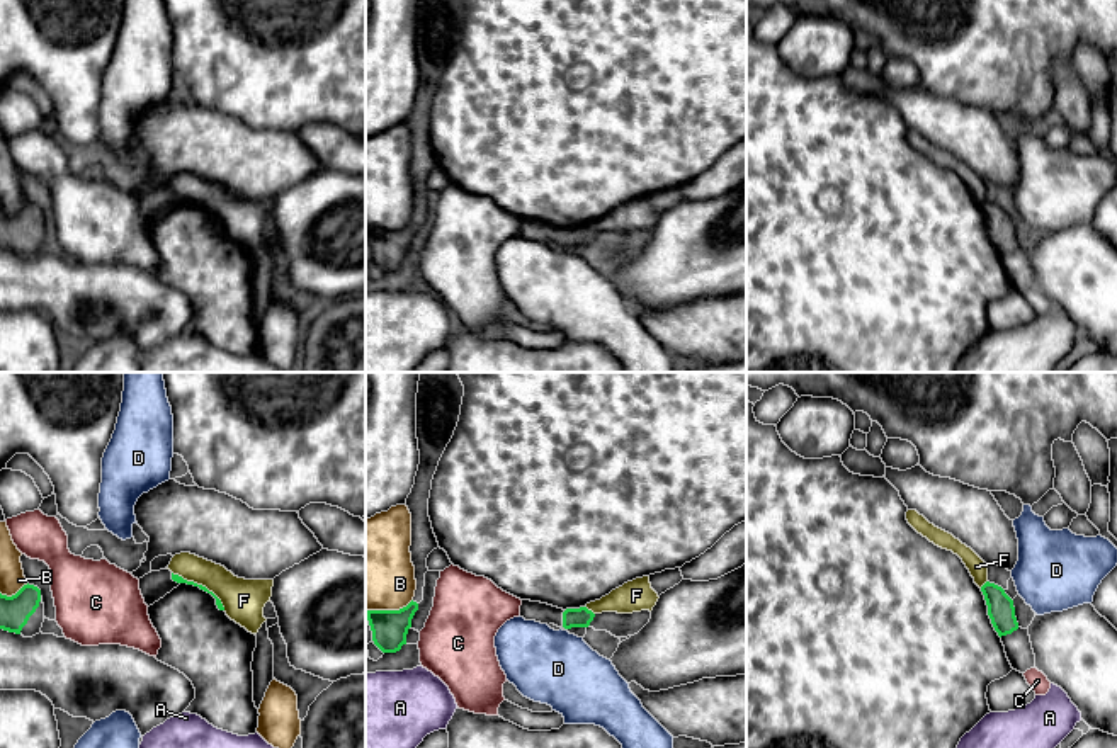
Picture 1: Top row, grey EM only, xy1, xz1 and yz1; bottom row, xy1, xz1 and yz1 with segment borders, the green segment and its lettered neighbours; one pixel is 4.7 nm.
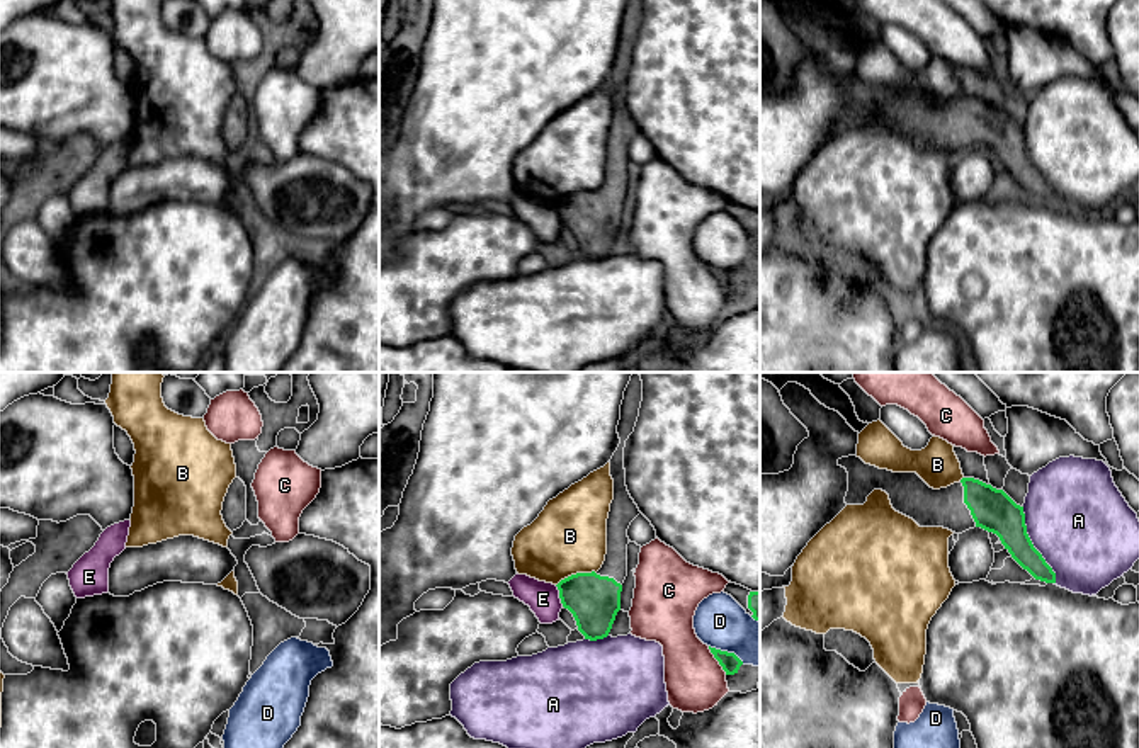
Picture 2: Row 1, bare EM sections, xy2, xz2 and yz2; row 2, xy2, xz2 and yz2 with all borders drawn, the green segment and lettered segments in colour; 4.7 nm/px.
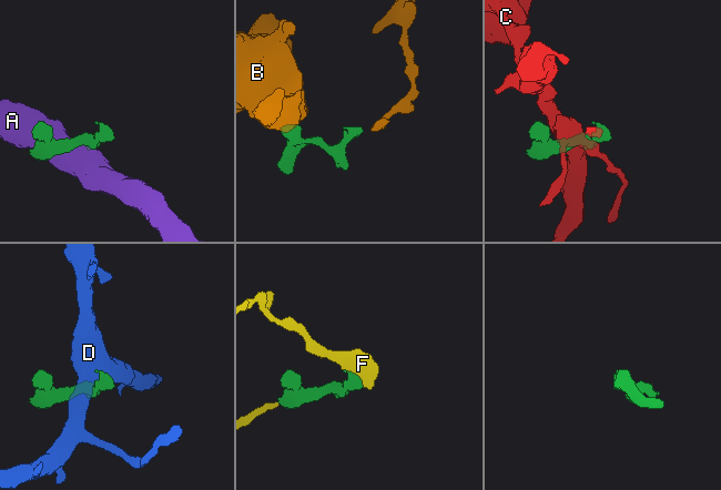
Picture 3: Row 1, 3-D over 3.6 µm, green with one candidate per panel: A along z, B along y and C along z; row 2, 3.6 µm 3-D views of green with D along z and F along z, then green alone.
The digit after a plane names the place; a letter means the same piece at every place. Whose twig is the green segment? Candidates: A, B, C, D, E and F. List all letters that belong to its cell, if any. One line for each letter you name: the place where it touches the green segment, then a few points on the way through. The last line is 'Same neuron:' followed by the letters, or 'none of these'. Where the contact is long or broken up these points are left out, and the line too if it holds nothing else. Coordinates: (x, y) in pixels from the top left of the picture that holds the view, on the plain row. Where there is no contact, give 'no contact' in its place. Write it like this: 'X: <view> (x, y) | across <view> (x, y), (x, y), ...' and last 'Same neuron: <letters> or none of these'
Same neuron: none of these

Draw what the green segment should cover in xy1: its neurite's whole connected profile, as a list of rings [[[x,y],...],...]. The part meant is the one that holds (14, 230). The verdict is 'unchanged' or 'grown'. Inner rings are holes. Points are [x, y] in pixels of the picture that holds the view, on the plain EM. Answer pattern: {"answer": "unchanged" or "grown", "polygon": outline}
{"answer": "grown", "polygon": [[[27,202],[12,216],[0,212],[0,248],[32,257],[43,241],[44,223],[37,206]]]}

